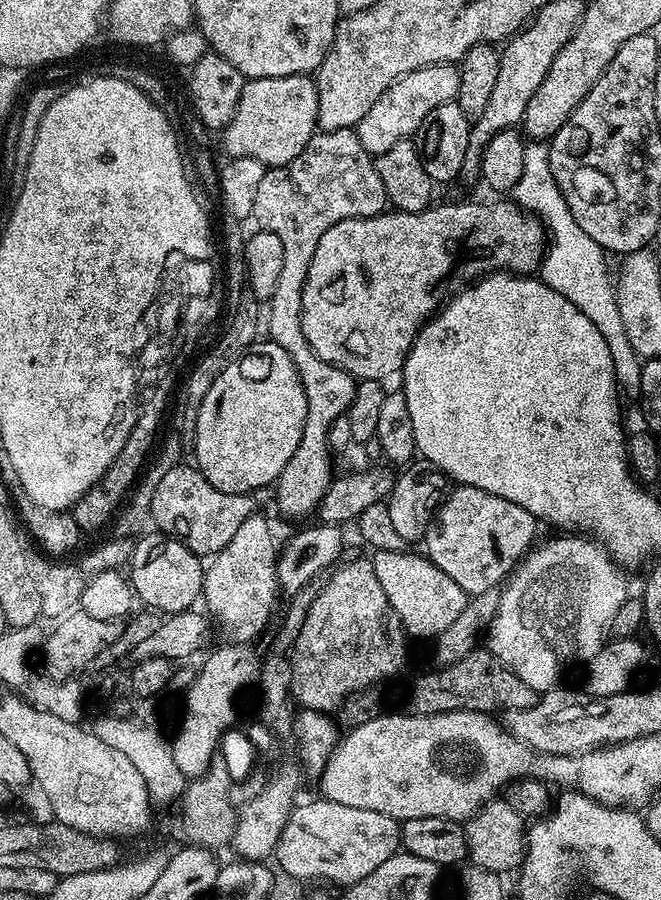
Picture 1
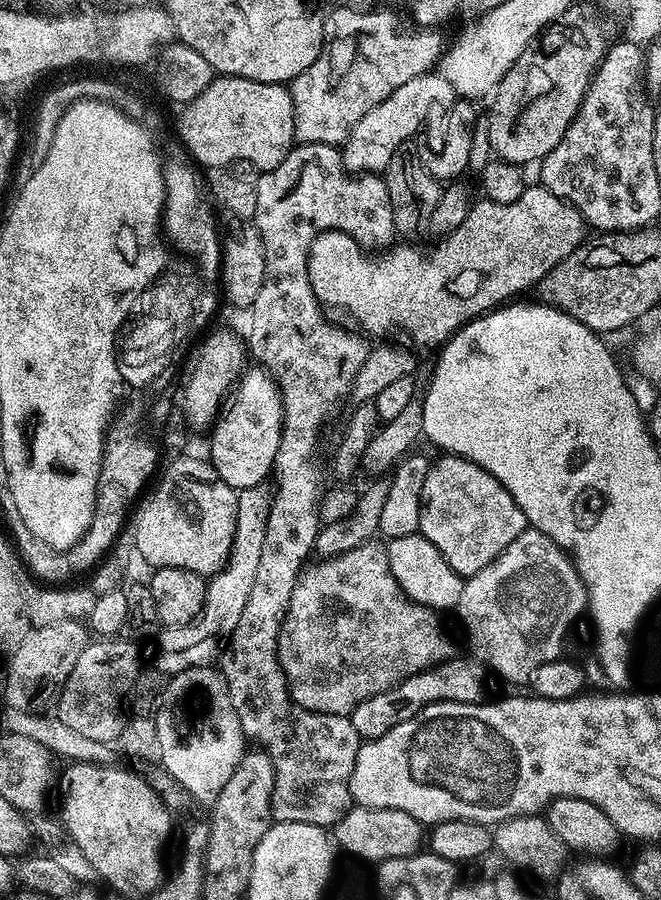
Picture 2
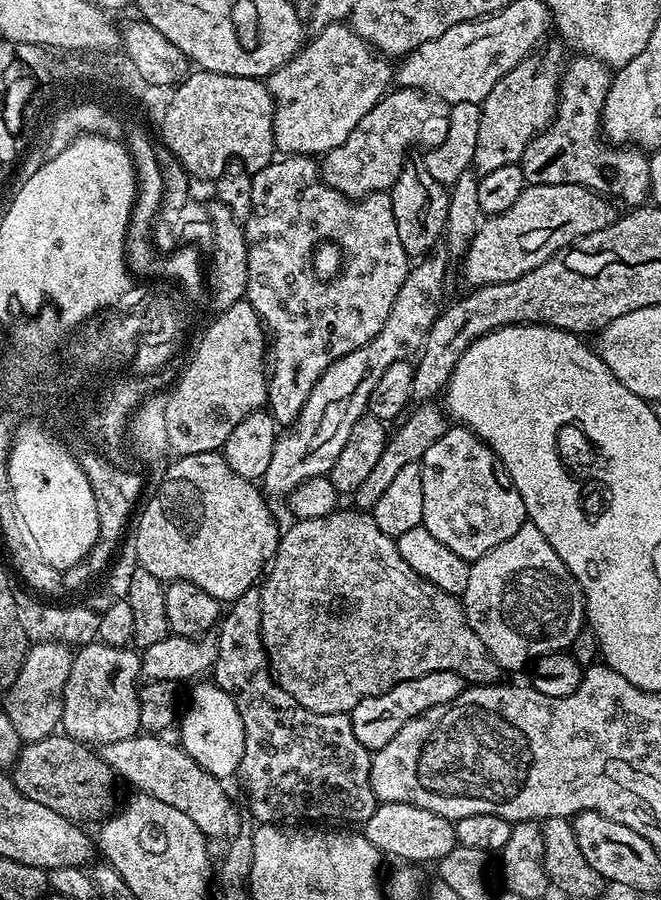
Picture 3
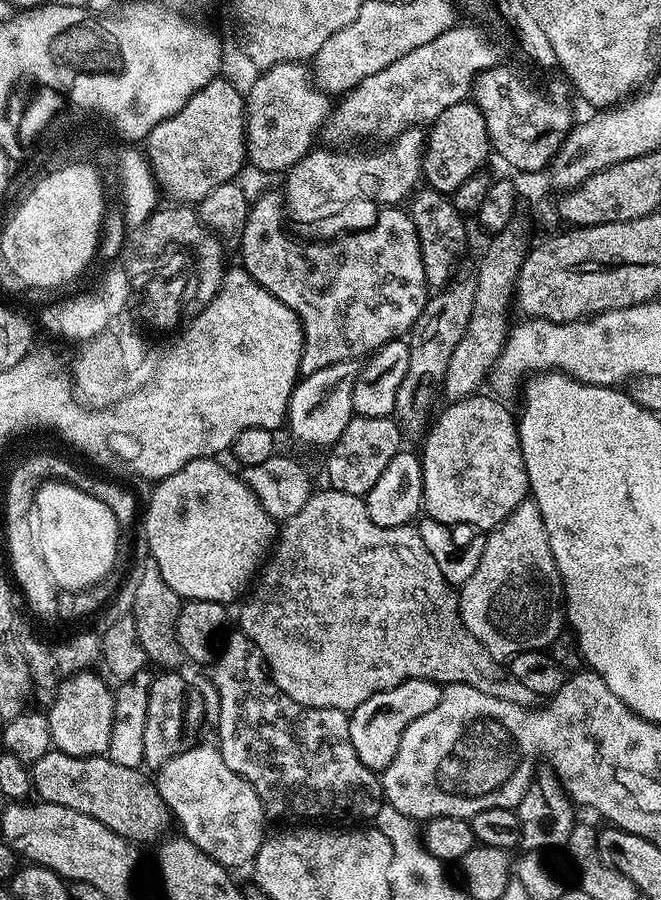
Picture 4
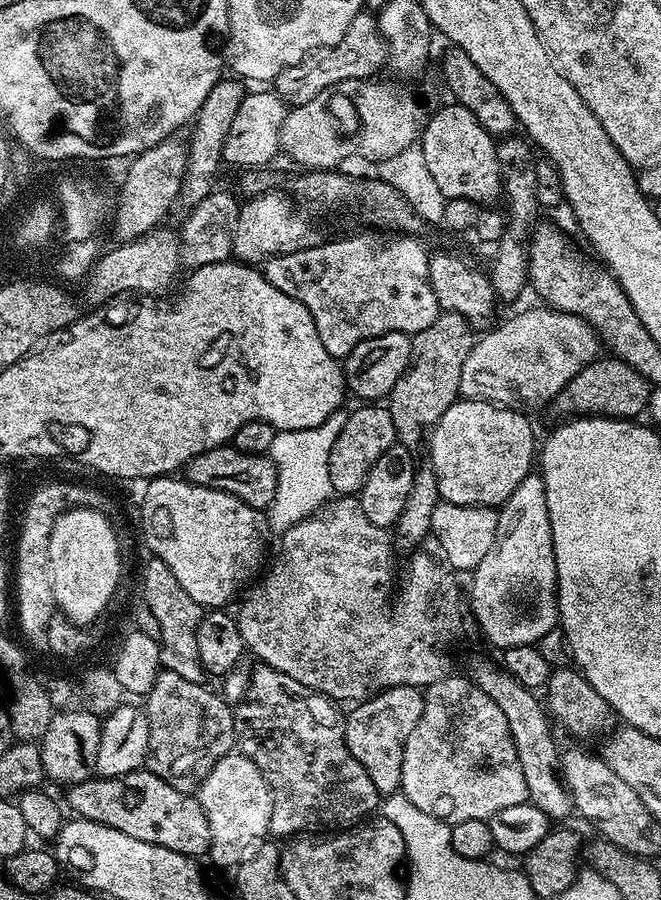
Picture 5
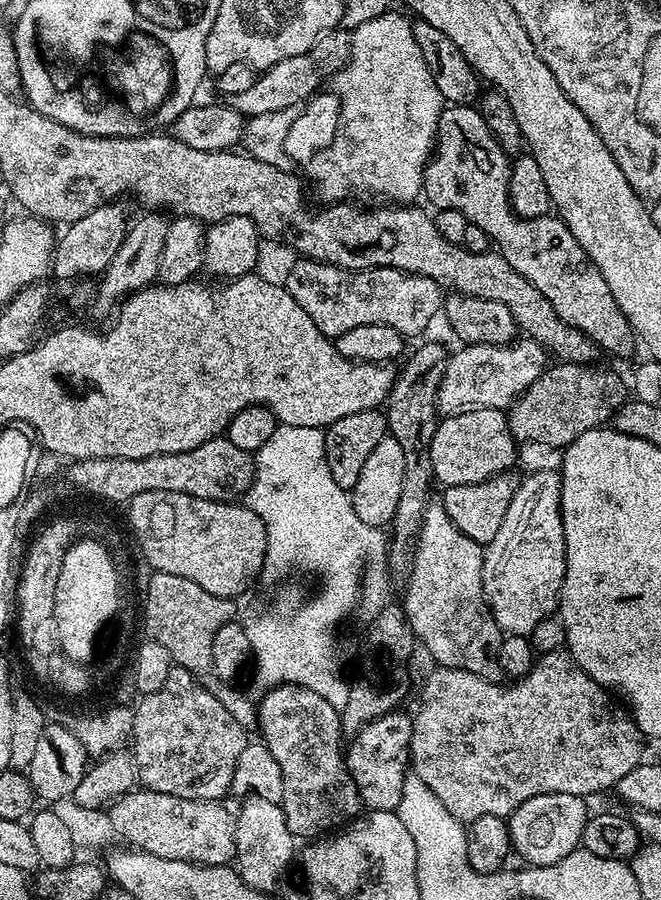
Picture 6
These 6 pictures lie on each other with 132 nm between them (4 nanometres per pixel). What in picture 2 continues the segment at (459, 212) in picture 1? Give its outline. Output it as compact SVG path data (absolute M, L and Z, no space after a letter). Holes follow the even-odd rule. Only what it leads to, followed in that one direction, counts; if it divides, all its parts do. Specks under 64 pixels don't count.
M543 186L525 187L522 198L516 199L514 202L494 202L493 200L477 199L473 203L470 214L466 214L466 218L462 218L462 222L453 232L445 232L439 237L440 240L433 248L415 248L412 244L396 244L385 247L375 256L375 251L365 250L362 245L354 239L350 234L345 232L319 232L312 239L312 244L308 248L308 281L312 287L312 292L316 296L318 305L325 309L337 308L340 312L345 312L358 327L364 332L369 332L372 336L392 336L395 332L401 332L408 340L413 340L416 344L436 344L443 345L444 341L460 327L461 324L468 323L469 320L475 320L477 316L483 316L486 312L491 312L493 308L503 305L505 302L511 301L519 292L524 292L527 288L535 289L539 285L540 280L545 274L553 268L560 260L565 260L574 249L579 248L585 243L586 225L584 219L580 217L572 205L567 204L565 200L559 200L558 197L550 191L549 188Z

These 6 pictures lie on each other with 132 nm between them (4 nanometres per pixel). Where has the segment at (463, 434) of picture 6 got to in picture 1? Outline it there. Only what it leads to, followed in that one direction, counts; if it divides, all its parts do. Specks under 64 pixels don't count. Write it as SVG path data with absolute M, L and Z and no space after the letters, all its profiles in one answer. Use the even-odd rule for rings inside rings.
M461 484L453 487L445 495L433 521L429 524L422 541L423 551L429 560L447 574L454 578L458 586L467 592L469 597L485 594L491 588L499 589L512 574L516 565L528 555L533 547L532 539L536 536L538 521L531 516L525 508L510 502L506 498L498 498L498 494L490 494L486 490L478 490L474 486Z

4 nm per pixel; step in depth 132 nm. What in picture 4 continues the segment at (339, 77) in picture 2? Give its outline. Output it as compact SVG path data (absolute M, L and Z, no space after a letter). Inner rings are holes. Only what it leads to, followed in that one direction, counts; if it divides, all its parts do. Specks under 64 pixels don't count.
M291 60L275 64L263 69L260 77L246 88L244 102L244 147L246 160L249 165L253 164L260 172L287 173L293 168L307 152L313 151L318 137L324 127L324 119L332 111L333 101L329 93L320 91L316 87L309 69L303 63Z

